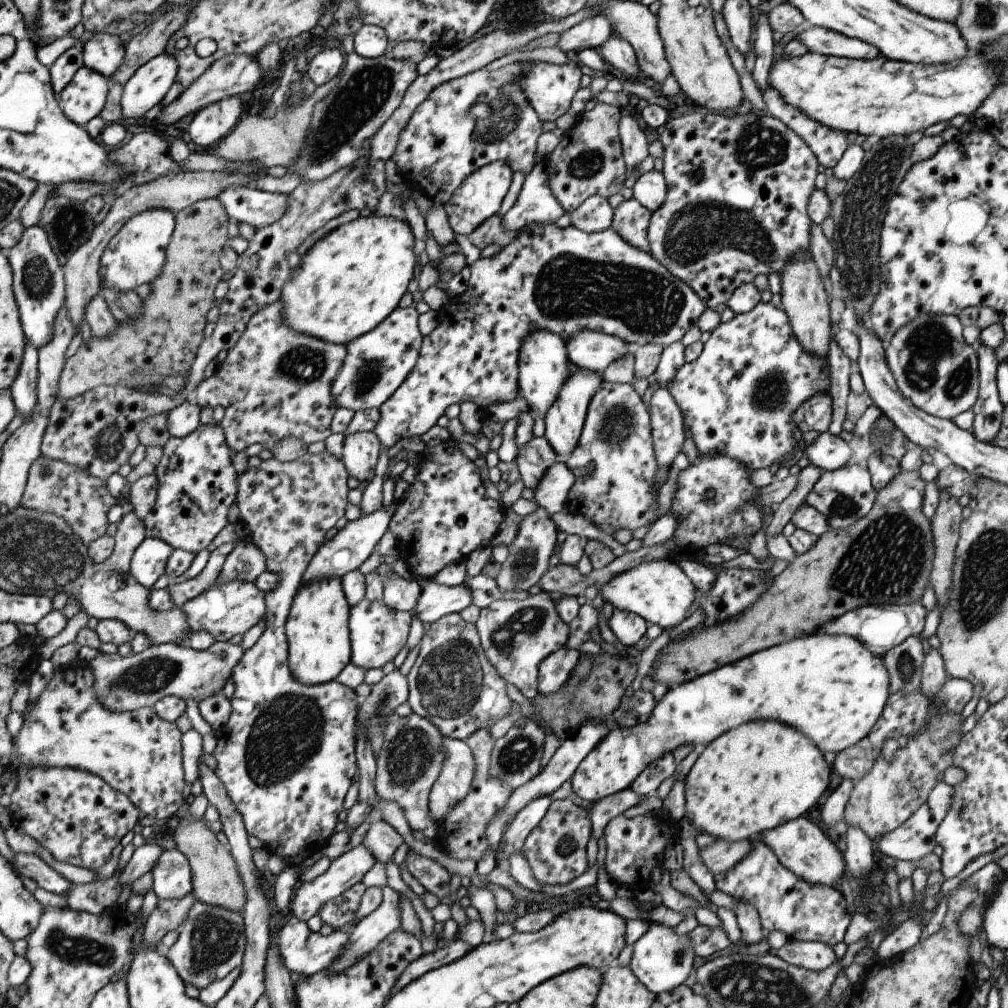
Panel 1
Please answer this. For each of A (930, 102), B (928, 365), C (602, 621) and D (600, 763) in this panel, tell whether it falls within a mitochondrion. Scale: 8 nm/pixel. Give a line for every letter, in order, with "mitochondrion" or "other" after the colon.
A: other
B: mitochondrion
C: other
D: other

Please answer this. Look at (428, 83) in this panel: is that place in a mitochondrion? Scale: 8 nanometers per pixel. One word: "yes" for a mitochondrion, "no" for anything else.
no

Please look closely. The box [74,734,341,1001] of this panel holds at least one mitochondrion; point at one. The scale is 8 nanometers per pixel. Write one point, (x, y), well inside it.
(215, 938)

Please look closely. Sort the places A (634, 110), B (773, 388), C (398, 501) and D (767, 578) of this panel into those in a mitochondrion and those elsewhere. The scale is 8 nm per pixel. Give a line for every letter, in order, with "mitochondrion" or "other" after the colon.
A: other
B: mitochondrion
C: other
D: other

